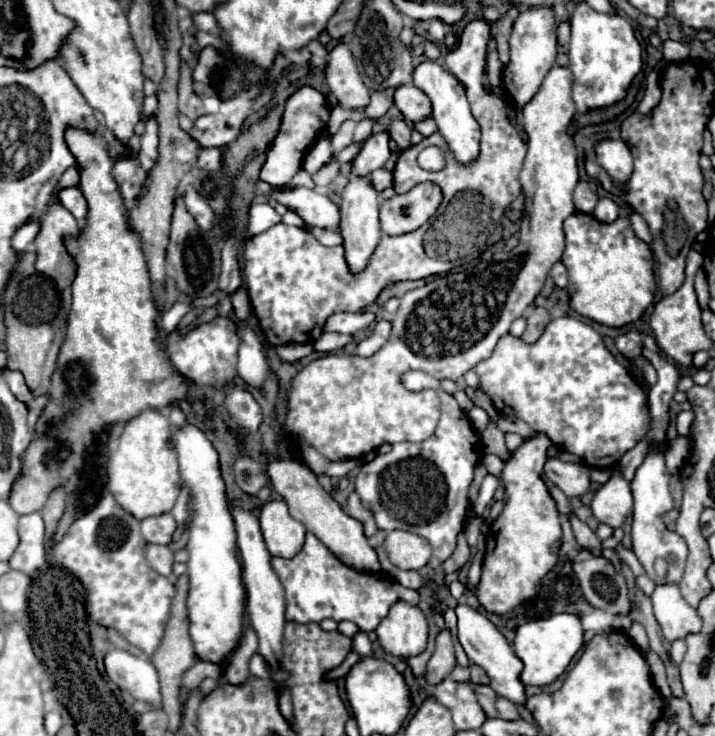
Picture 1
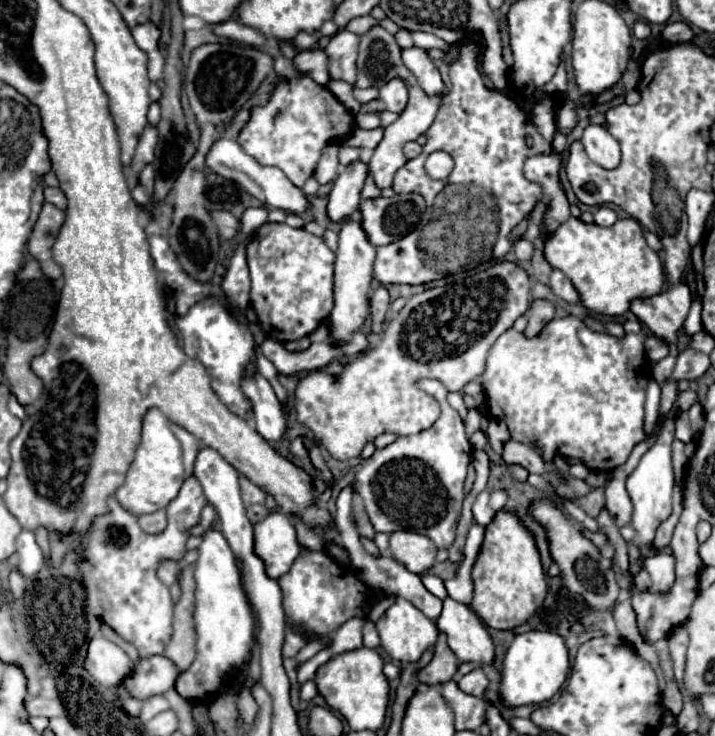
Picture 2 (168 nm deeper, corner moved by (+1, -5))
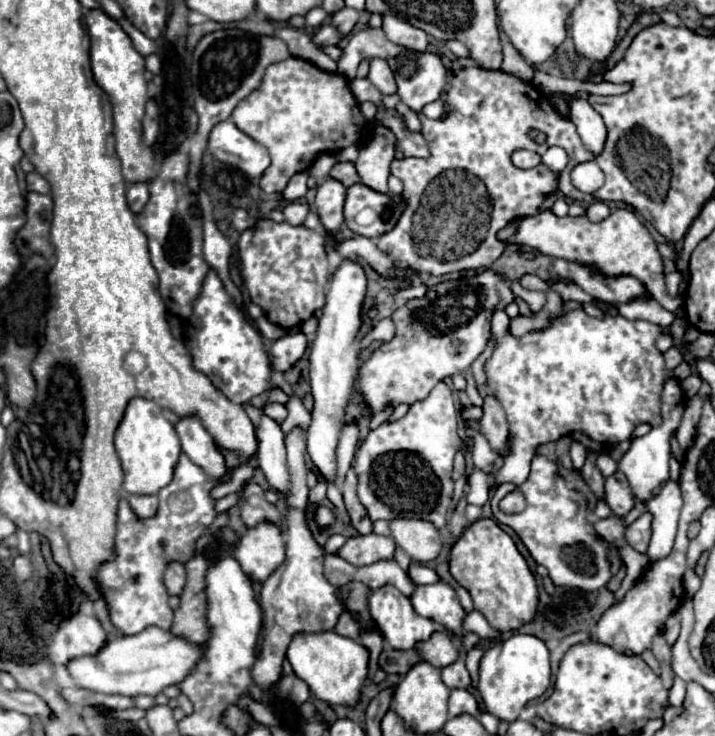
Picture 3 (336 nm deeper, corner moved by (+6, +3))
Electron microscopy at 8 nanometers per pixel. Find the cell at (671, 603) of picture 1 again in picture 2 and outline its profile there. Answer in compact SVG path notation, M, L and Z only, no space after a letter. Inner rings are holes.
M656 554L656 558L644 558L644 570L652 578L650 592L668 594L676 576L674 576L674 558L668 554Z

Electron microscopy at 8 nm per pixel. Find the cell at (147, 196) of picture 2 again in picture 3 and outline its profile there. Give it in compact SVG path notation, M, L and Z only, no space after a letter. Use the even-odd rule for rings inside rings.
M145 182L131 184L127 188L127 204L135 214L139 214L143 210L143 206L147 204L147 198L149 198L149 190L147 190Z

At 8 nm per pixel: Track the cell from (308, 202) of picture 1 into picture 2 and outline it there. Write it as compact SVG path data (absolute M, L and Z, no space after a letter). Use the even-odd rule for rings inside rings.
M218 138L212 144L210 152L206 154L206 166L212 172L216 172L218 176L240 184L248 194L252 194L256 200L260 200L262 204L266 204L270 208L280 208L280 210L292 212L292 214L302 214L312 208L308 196L298 186L294 186L282 170L260 166L252 156L248 156L248 154L244 156L244 150L240 150L240 146L234 138Z

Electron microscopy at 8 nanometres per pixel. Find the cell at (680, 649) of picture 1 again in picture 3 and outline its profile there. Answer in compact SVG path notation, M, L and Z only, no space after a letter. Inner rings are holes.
M679 612L671 614L671 618L667 618L667 624L665 624L665 638L669 644L675 642L675 638L679 636L679 630L681 630L681 616Z

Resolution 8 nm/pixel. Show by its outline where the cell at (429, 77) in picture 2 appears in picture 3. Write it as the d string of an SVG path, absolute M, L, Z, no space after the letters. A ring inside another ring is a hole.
M383 14L381 28L383 28L385 36L395 44L401 44L401 46L417 50L417 52L425 52L425 48L427 48L427 34L423 30L411 26L409 22L399 20L393 14Z

